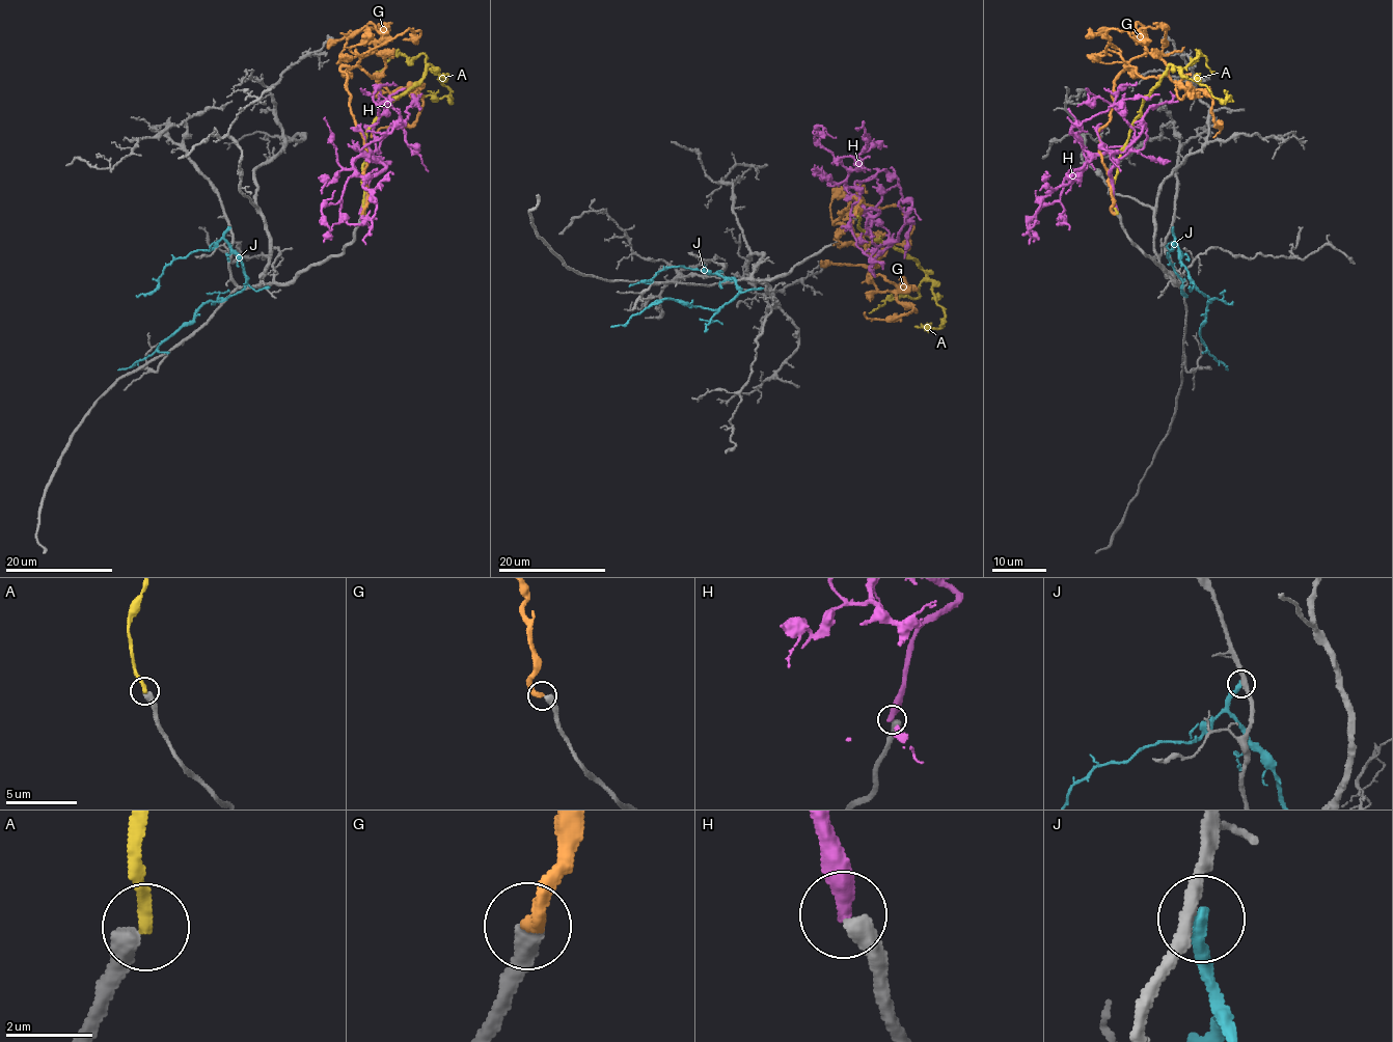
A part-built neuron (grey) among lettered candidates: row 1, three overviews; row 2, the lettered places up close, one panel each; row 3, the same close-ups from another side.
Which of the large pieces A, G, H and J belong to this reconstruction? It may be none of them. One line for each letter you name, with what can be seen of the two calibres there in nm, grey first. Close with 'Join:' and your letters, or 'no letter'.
Join: no letter

